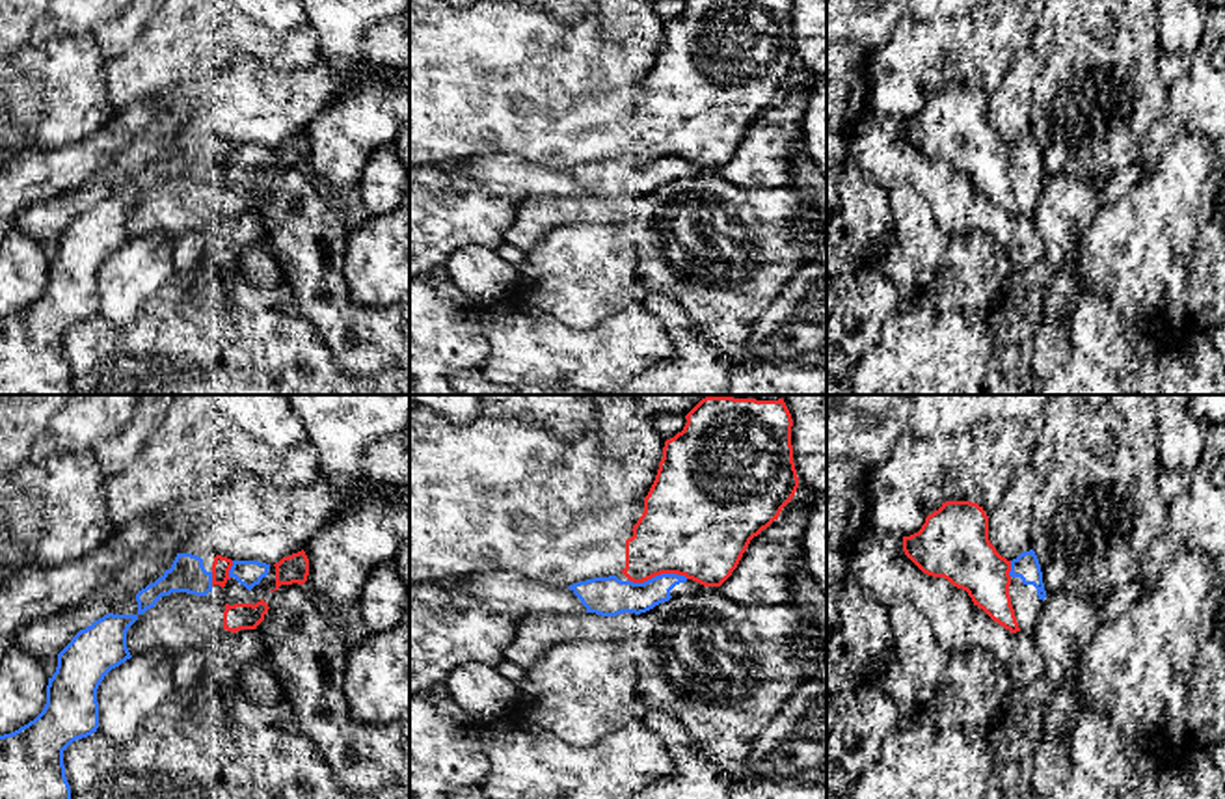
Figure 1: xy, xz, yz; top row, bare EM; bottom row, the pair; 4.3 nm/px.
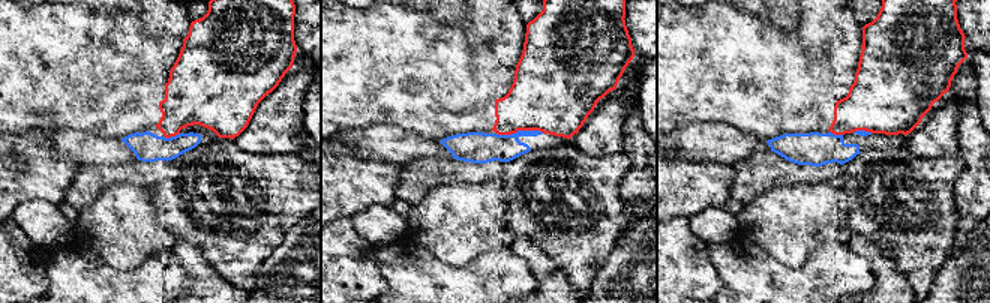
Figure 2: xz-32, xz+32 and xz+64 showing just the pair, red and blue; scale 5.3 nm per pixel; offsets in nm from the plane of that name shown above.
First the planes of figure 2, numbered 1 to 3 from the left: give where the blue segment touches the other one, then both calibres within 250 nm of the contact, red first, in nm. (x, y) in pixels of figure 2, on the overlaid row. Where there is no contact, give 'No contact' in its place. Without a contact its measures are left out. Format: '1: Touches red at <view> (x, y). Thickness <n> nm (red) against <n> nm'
1: Touches red at xz-32 (171, 135). Thickness 320 nm (red) against 160 nm
2: Touches red at xz+32 (519, 129). Thickness 420 nm (red) against 170 nm
3: Touches red at xz+64 (836, 134). Thickness 280 nm (red) against 180 nm

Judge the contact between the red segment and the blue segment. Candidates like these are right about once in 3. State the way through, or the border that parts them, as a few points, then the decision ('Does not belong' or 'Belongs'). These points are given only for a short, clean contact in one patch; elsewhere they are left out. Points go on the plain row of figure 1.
Belongs

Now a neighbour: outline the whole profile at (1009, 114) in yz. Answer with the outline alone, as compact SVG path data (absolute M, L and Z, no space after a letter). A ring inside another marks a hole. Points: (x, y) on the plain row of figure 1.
M1018 52L1002 86L989 97L989 123L1007 143L1031 132L1030 101L1041 65L1041 60L1033 52Z

